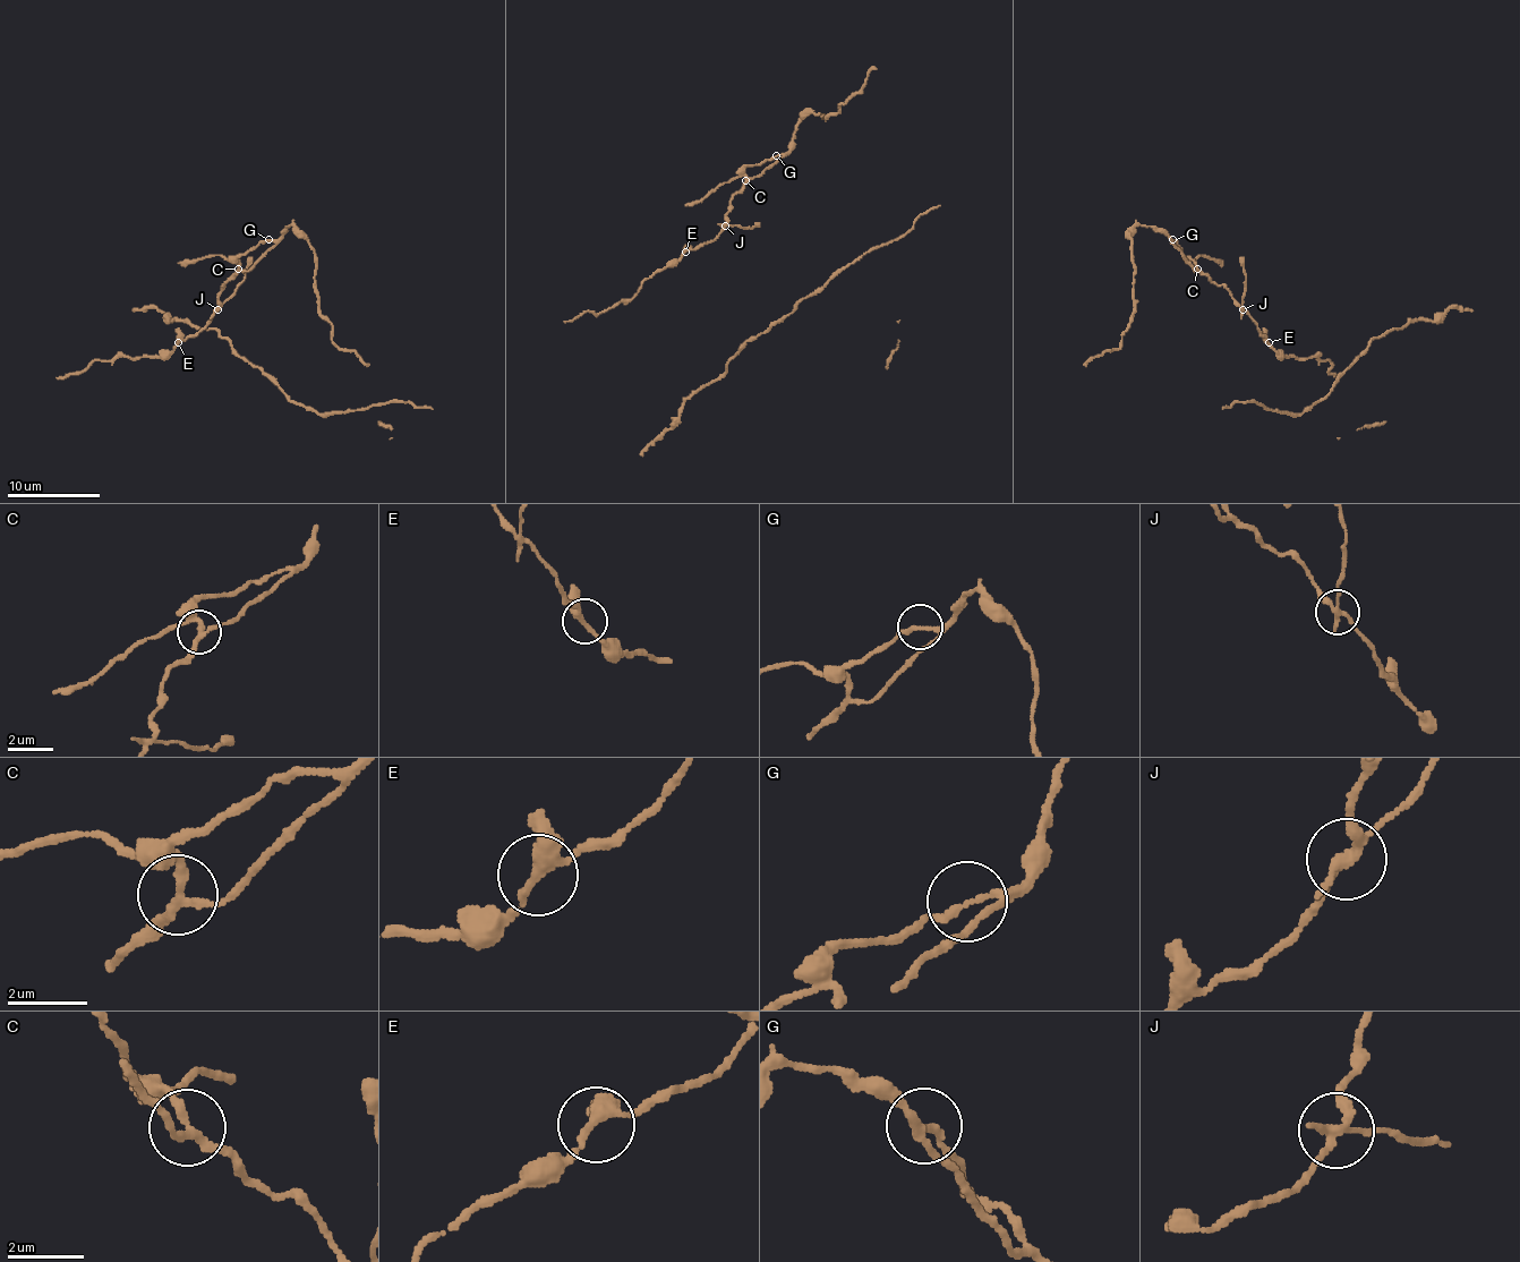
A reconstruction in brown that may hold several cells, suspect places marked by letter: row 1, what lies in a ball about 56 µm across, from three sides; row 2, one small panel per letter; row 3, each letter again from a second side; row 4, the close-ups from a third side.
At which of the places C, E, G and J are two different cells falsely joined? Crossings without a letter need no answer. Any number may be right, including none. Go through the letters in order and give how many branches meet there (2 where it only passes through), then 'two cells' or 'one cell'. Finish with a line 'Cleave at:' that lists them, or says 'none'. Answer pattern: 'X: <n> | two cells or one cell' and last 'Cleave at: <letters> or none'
C: 3 | two cells
E: 3 | one cell
G: 3 | one cell
J: 3 | two cells
Cleave at: C, J

